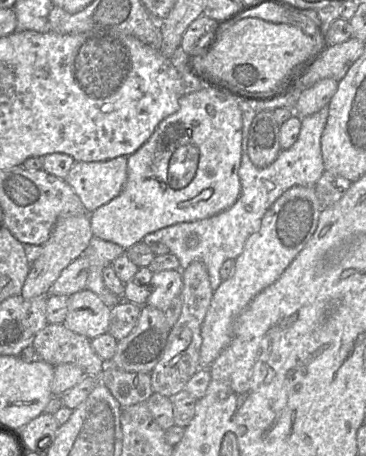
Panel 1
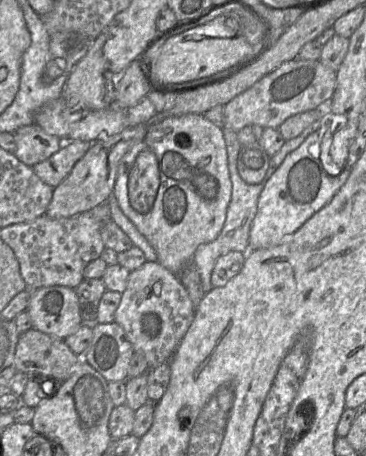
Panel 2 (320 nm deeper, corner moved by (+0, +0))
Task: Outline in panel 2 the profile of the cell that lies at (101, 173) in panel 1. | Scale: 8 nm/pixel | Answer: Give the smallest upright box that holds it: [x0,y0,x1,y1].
[32,141,92,188]

